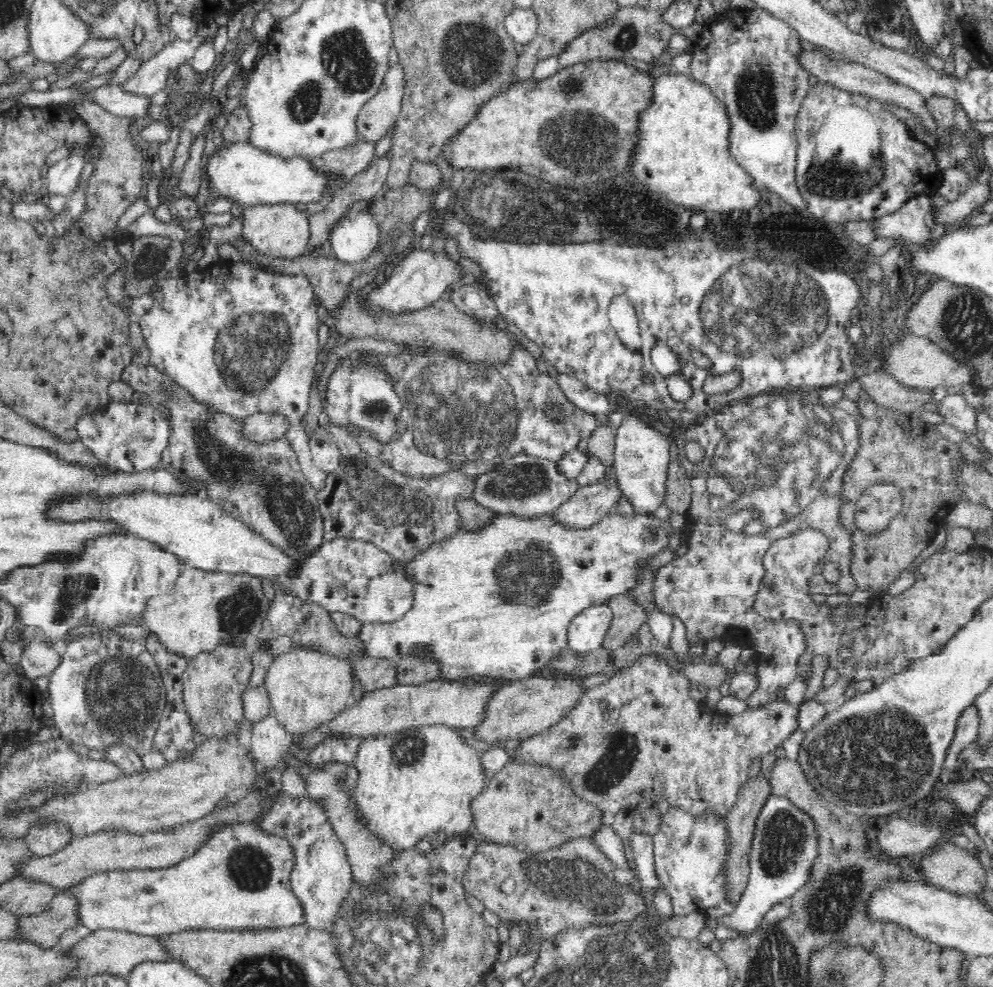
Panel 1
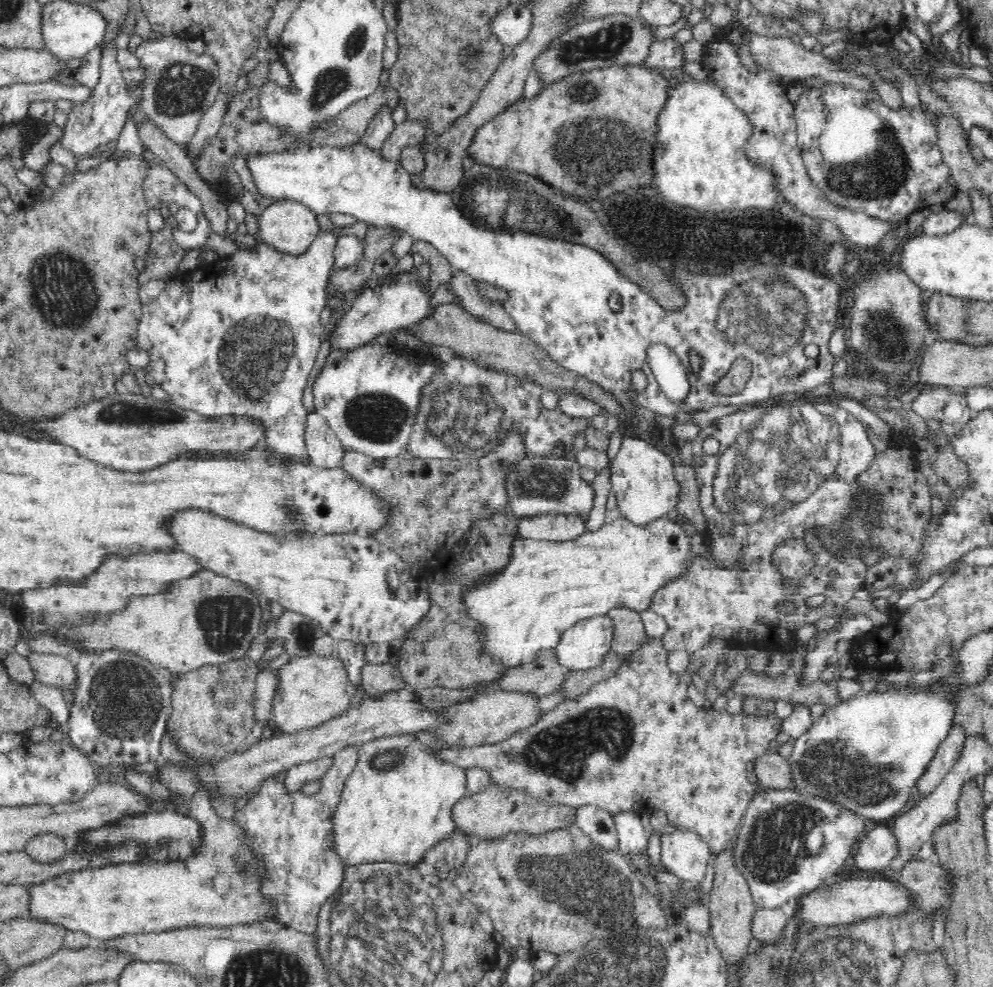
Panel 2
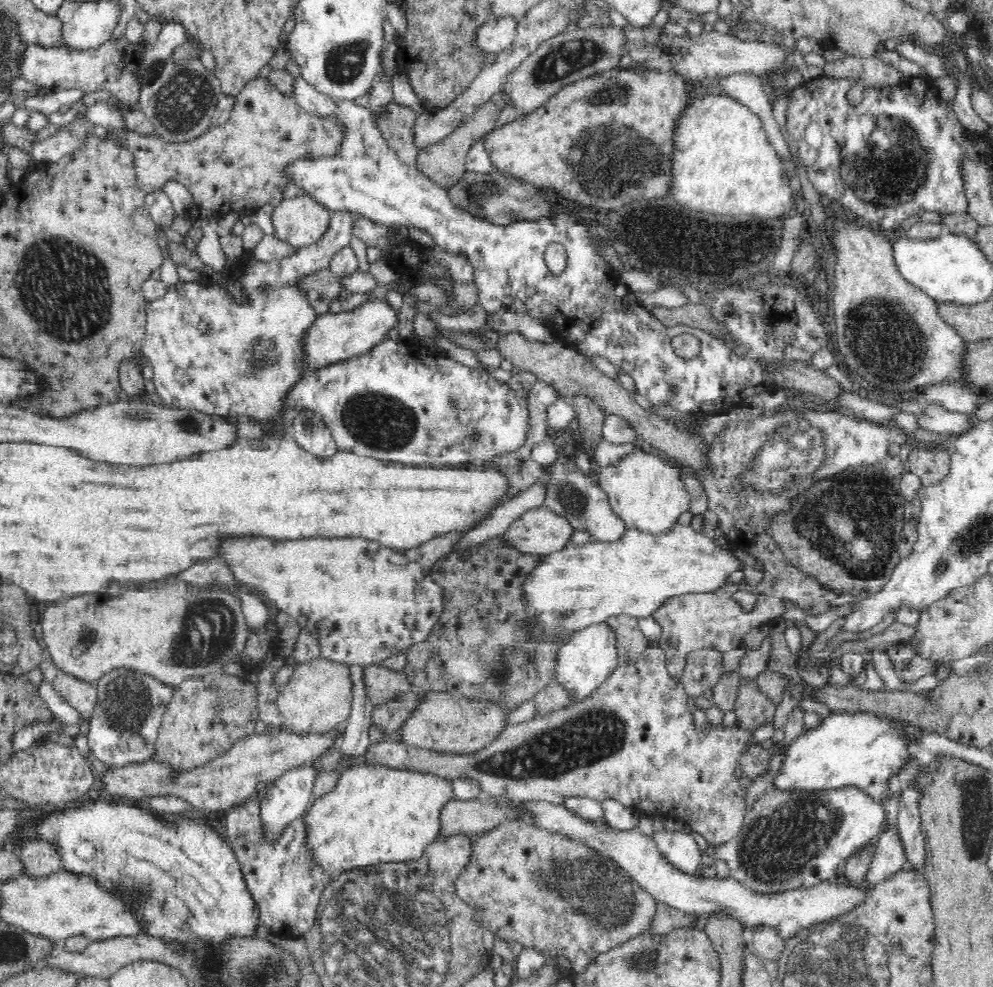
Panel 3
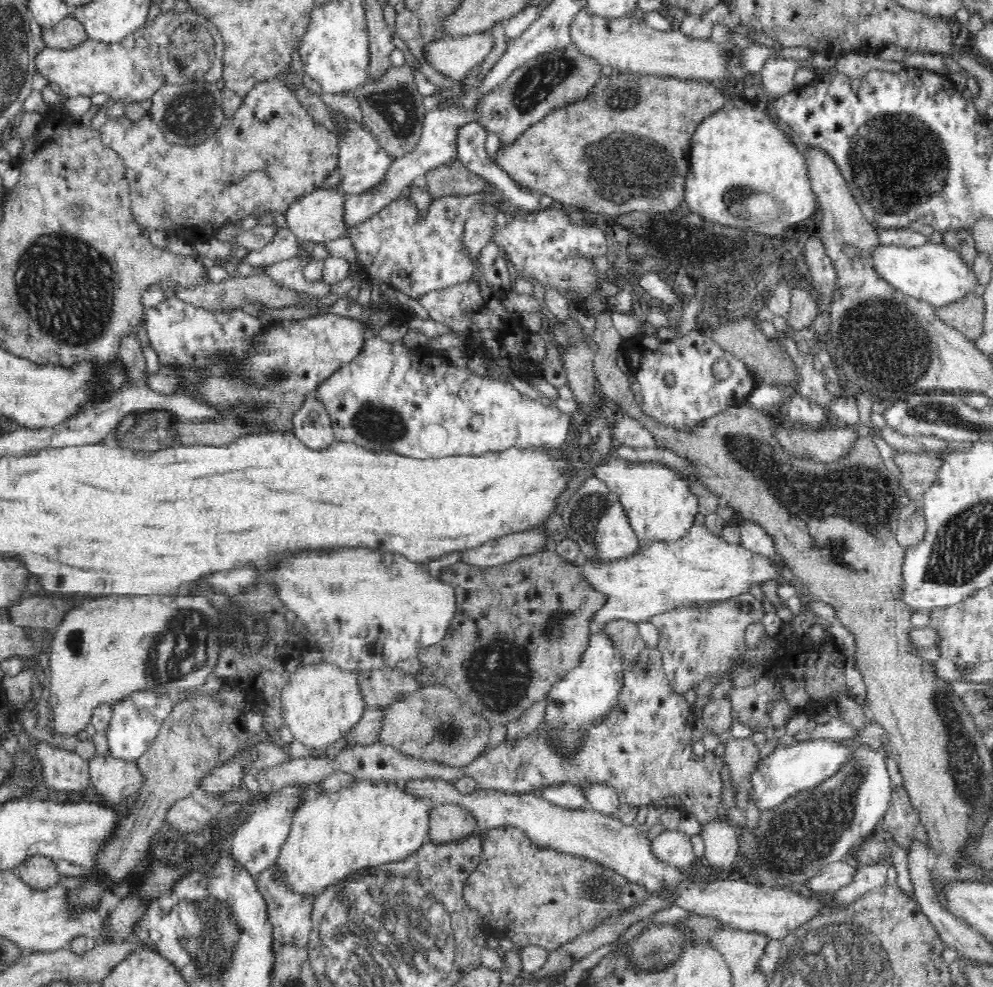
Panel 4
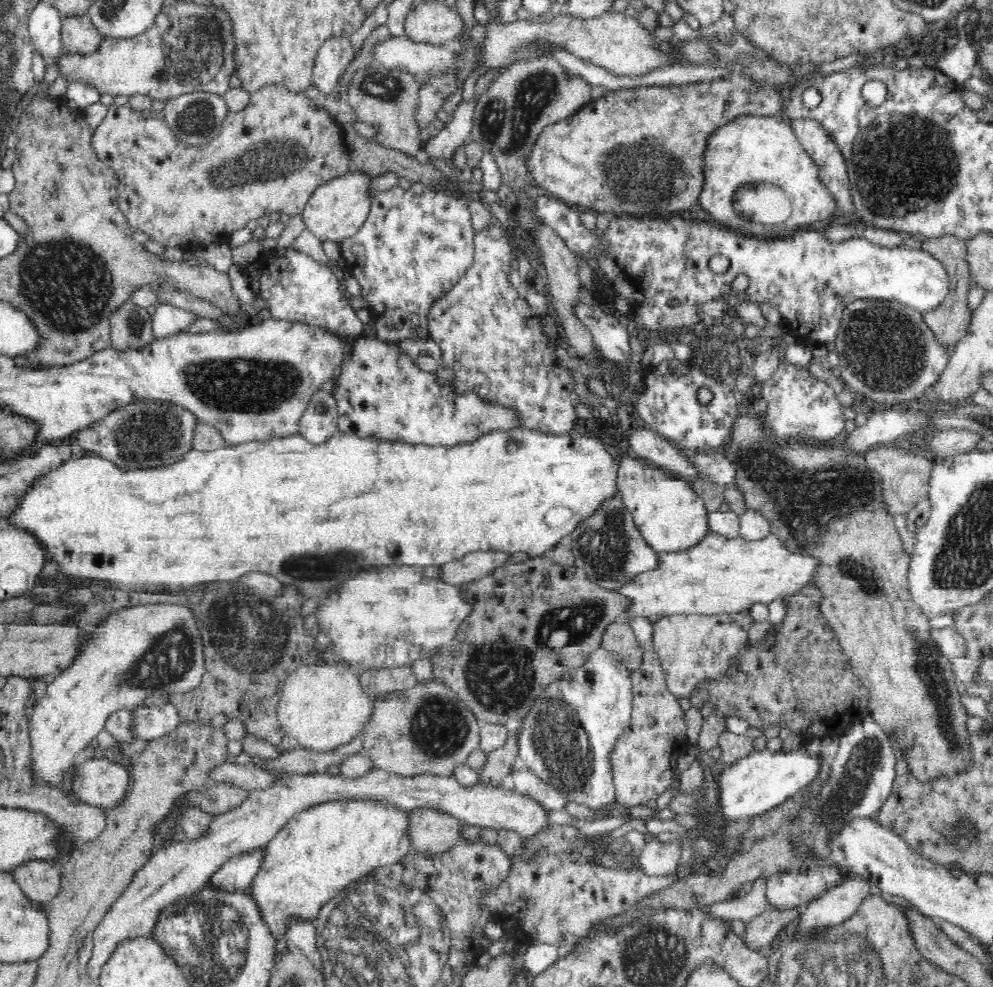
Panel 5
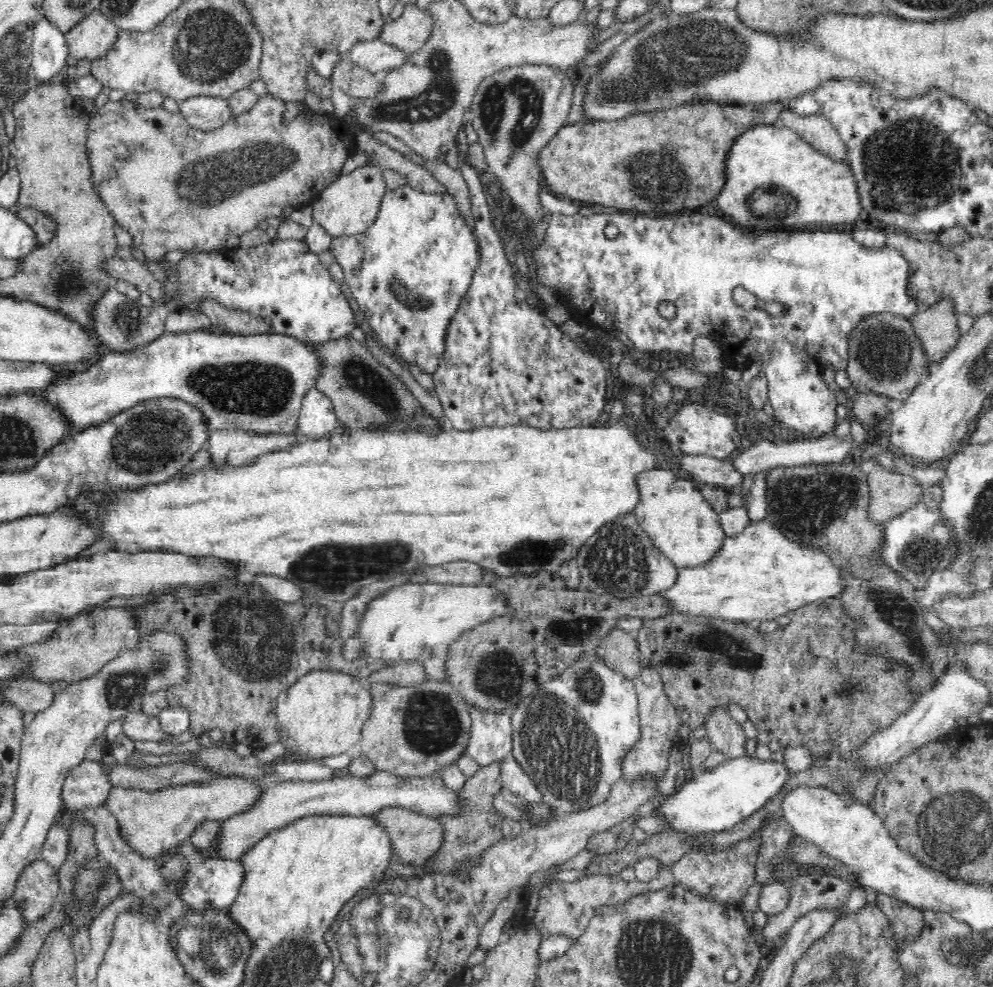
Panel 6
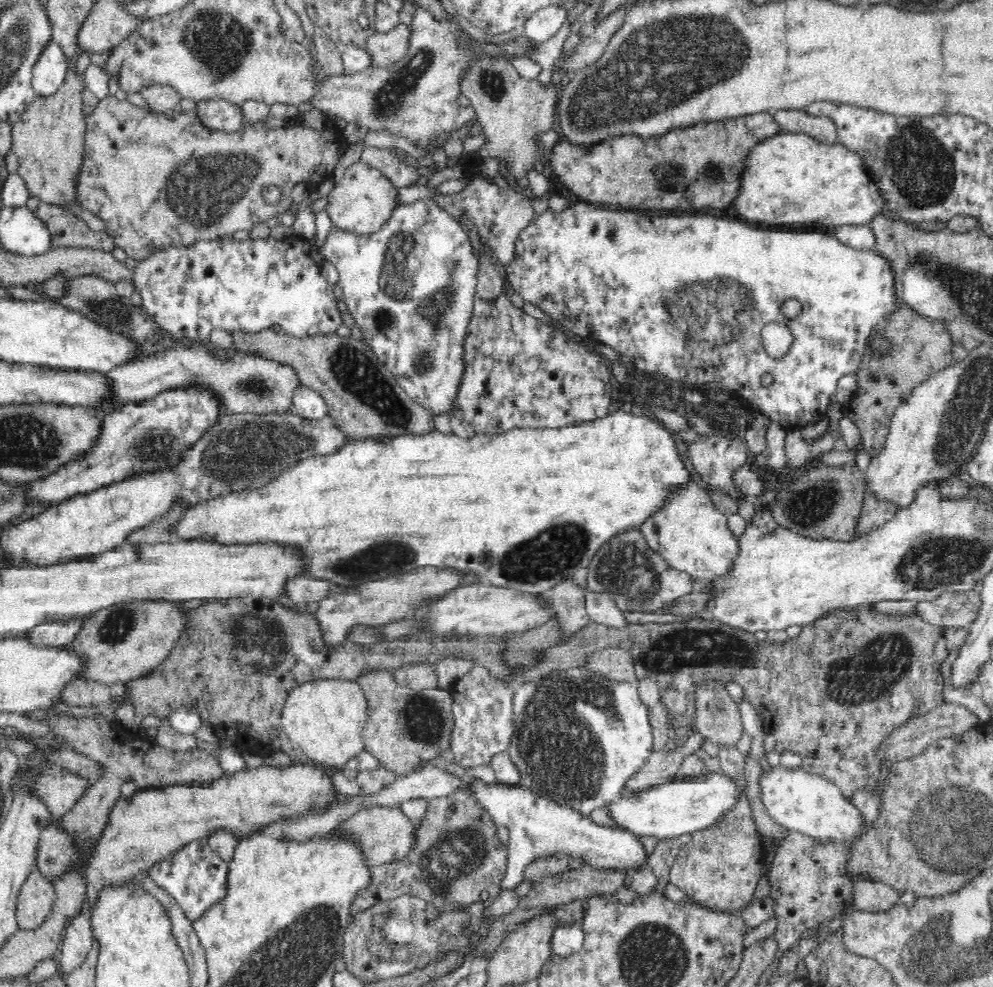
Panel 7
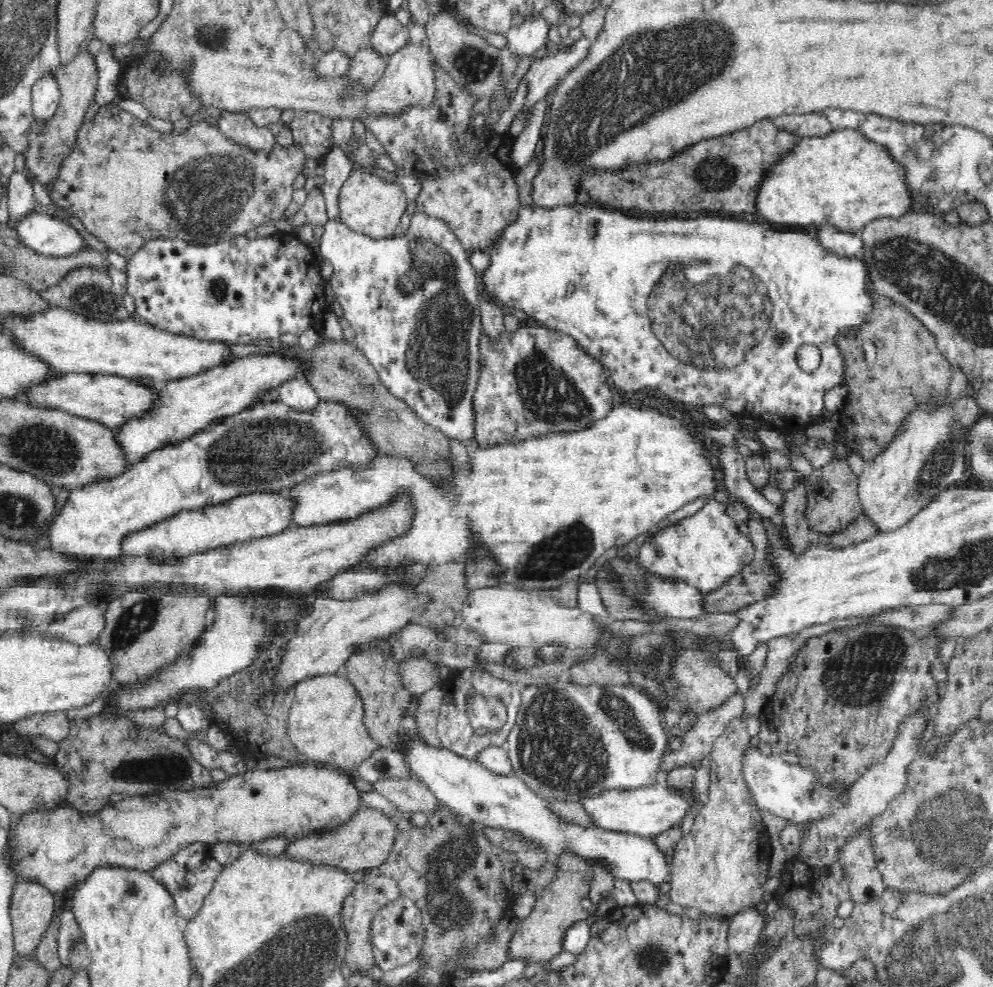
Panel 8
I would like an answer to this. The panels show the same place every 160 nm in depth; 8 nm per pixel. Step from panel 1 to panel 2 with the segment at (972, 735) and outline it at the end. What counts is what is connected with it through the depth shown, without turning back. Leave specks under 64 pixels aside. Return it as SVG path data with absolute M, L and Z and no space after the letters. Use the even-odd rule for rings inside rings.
M955 724L950 735L944 739L943 744L938 748L935 760L928 766L922 779L918 780L918 792L911 805L932 792L939 782L952 770L954 764L960 759L967 739L967 730L962 724Z

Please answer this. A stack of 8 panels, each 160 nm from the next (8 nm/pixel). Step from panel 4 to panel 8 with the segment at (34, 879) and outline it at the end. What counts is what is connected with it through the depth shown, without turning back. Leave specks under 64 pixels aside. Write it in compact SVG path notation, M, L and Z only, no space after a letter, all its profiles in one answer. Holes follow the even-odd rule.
M20 880L14 886L10 904L16 955L32 958L54 916L54 893L36 881Z

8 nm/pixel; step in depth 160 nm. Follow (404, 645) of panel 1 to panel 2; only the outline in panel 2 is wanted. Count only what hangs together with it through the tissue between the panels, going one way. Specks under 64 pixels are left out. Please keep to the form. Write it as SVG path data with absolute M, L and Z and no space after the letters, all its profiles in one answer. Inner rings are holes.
M622 514L608 518L594 532L569 541L551 541L536 537L520 537L511 540L509 557L505 565L472 581L461 590L461 604L468 618L479 626L479 652L506 669L516 668L536 660L542 650L557 648L564 631L576 621L606 614L616 607L626 607L642 612L649 608L653 592L685 571L685 562L692 556L691 537L668 516L652 523L634 524Z

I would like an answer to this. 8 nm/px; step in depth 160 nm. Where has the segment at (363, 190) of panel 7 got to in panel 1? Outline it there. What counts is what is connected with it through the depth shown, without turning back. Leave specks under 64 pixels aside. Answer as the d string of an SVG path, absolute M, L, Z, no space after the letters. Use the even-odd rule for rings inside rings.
M281 203L272 205L243 206L242 232L240 237L244 245L252 246L256 253L271 256L277 260L292 260L306 255L306 244L310 238L308 216L298 210L294 204Z

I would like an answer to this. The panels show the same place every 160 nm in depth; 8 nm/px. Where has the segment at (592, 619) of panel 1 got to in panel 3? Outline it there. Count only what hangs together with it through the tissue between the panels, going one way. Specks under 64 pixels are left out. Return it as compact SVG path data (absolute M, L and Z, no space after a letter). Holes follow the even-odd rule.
M607 621L589 624L580 630L568 633L566 640L557 648L554 663L558 682L573 694L573 701L590 696L596 685L602 684L618 666L616 644L615 632Z

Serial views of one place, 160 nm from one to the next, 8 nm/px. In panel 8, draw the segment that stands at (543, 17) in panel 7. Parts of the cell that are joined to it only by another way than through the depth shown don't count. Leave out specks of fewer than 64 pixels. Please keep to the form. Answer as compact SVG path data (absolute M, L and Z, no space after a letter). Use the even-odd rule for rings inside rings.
M542 14L527 16L522 20L522 24L514 25L506 32L504 53L518 58L540 54L548 40L548 32L550 26Z

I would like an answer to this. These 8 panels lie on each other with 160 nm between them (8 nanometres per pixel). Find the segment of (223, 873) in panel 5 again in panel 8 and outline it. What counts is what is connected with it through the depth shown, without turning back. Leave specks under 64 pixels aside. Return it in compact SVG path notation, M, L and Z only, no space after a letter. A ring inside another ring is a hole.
M198 842L182 847L168 860L153 868L150 873L151 877L156 879L156 882L159 882L170 893L178 914L189 921L200 912L206 897L214 888L216 877L222 872L223 867L224 865L220 864L214 857L211 845Z

